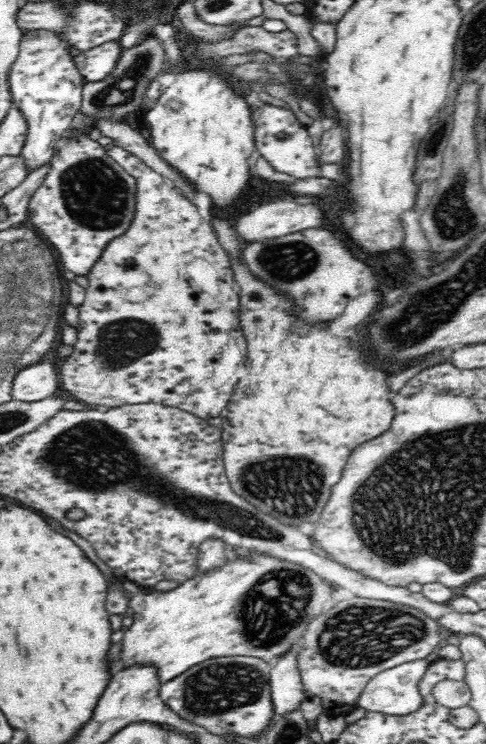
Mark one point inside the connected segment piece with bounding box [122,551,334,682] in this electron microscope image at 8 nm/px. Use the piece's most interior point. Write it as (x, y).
(261, 604)

